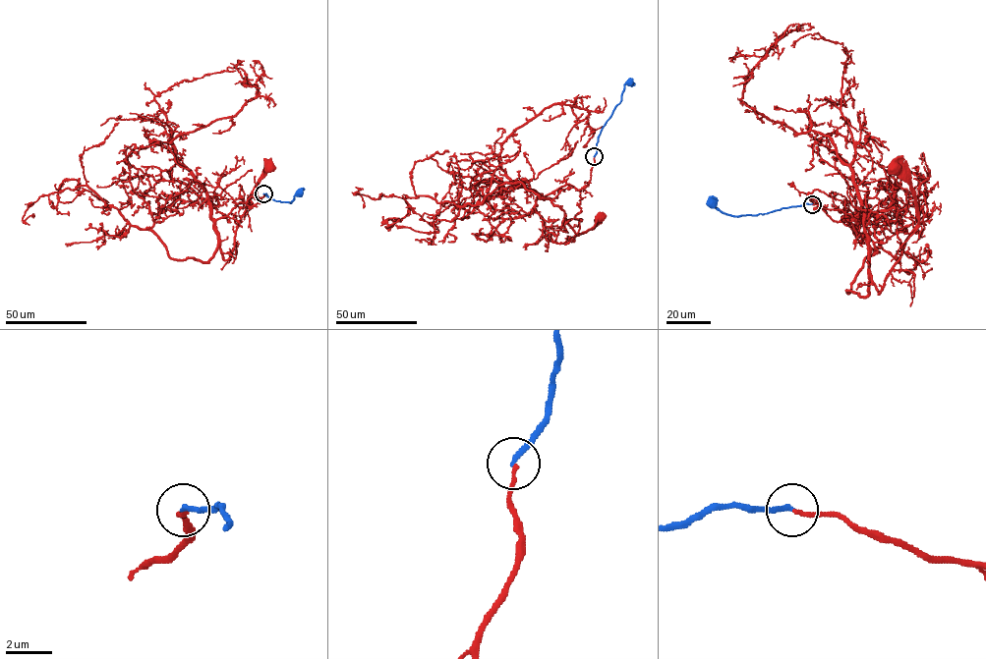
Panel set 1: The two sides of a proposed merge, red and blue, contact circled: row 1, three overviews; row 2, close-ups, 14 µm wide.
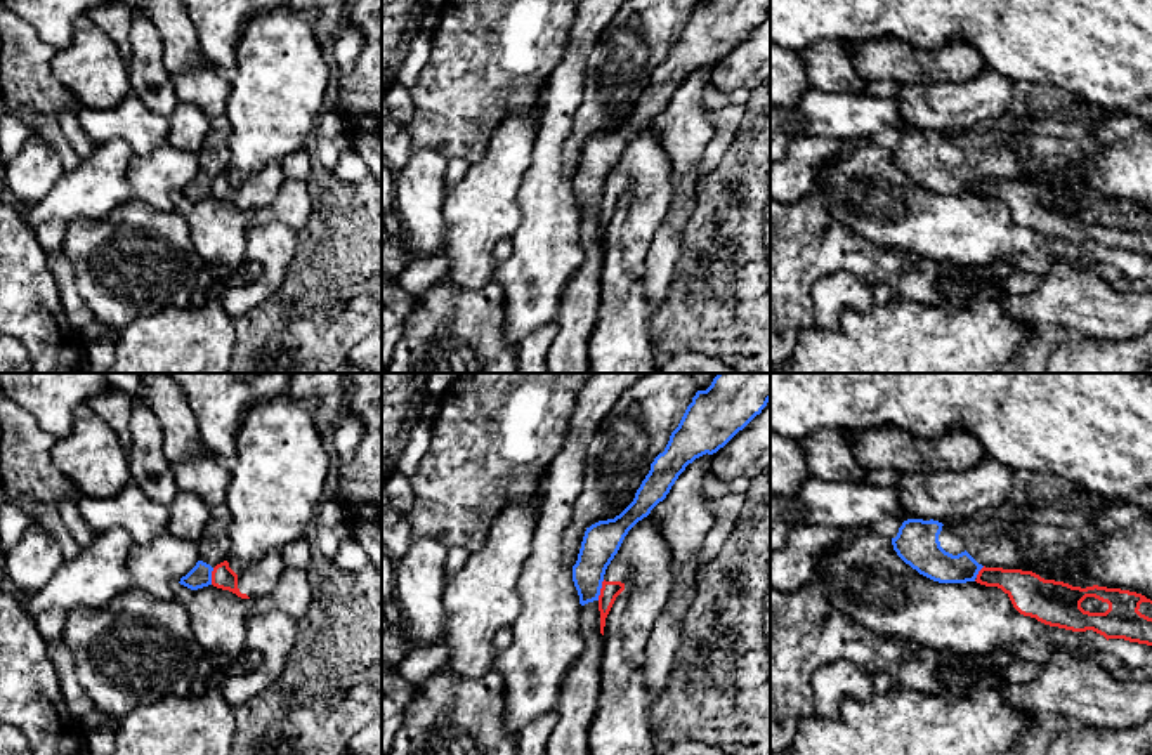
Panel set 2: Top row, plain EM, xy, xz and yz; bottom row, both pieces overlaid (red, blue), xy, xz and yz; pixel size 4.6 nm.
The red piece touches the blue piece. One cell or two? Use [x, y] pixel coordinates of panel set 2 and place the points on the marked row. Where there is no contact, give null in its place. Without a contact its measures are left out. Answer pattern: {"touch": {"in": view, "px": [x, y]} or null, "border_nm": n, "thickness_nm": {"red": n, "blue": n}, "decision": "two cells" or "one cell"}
{"touch": {"in": "xz", "px": [601, 590]}, "border_nm": 100, "thickness_nm": {"red": 90, "blue": 170}, "decision": "two cells"}

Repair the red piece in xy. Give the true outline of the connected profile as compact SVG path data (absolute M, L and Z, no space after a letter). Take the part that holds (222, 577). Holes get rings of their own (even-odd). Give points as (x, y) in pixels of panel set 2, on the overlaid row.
M271 550L259 562L234 573L229 562L217 564L212 571L212 585L229 590L241 599L259 599L271 592L285 569L279 550Z

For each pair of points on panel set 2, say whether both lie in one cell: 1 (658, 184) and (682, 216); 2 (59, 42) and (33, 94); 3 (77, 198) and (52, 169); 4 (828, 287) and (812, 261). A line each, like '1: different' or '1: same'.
1: different
2: different
3: different
4: different

